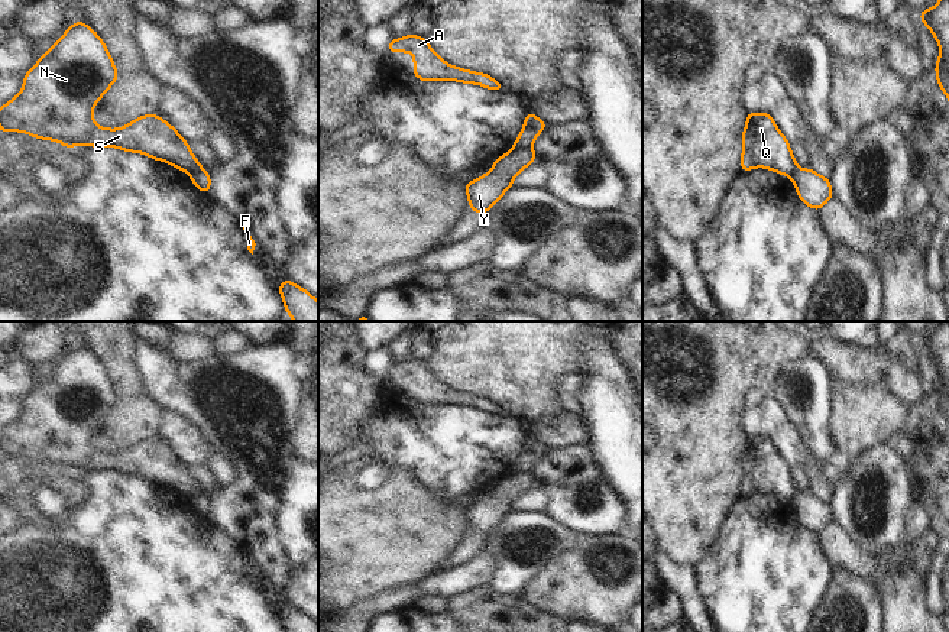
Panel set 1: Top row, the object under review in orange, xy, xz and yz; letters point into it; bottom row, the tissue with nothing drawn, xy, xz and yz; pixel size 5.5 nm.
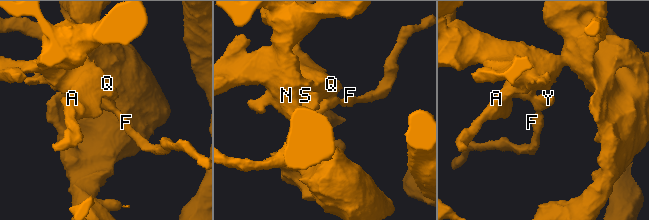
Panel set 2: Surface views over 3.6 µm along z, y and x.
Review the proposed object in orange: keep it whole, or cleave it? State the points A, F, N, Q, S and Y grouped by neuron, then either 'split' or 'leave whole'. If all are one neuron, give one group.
A N Q S / F Y; split

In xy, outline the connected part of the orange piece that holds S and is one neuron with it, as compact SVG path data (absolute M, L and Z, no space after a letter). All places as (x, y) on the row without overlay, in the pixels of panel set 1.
M75 347L42 379L23 403L23 414L0 432L0 456L25 456L42 464L56 464L64 471L75 469L110 470L163 484L187 498L203 495L188 466L158 438L145 438L123 453L103 453L93 444L93 431L116 406L113 388L101 362L85 347Z

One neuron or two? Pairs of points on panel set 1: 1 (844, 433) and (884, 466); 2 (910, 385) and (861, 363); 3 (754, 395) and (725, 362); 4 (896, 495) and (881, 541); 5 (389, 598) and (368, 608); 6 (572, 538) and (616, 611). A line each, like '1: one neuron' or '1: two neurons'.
1: two neurons
2: one neuron
3: two neurons
4: one neuron
5: one neuron
6: two neurons

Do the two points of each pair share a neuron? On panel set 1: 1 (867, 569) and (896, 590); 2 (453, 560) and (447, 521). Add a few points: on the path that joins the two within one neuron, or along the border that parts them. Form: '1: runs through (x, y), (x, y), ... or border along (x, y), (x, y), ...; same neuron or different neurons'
1: runs through (874, 571), (888, 583); same neuron
2: border along (469, 531), (428, 574); different neurons

